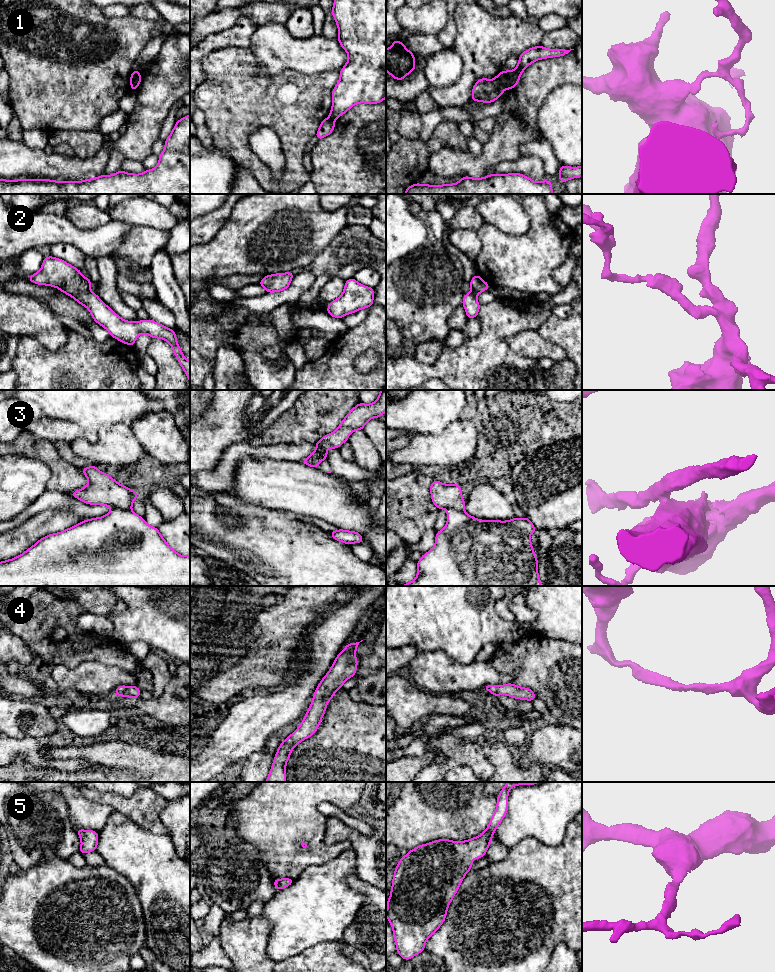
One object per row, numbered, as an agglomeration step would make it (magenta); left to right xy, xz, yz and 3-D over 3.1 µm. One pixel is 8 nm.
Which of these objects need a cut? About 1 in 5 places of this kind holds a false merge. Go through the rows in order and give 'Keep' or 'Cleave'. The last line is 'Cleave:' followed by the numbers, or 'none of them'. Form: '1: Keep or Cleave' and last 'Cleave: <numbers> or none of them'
1: Cleave
2: Keep
3: Cleave
4: Keep
5: Keep
Cleave: 1, 3

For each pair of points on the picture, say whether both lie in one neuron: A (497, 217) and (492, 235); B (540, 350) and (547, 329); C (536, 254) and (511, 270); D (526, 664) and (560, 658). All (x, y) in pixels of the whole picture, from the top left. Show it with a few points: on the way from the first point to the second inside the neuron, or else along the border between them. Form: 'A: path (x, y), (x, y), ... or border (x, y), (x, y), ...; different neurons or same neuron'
A: border (485, 222), (505, 233), (516, 236); different neurons
B: border (537, 331), (546, 340), (559, 345), (564, 352); different neurons
C: path (530, 258), (524, 263), (517, 264); same neuron
D: path (534, 664), (552, 664); same neuron

